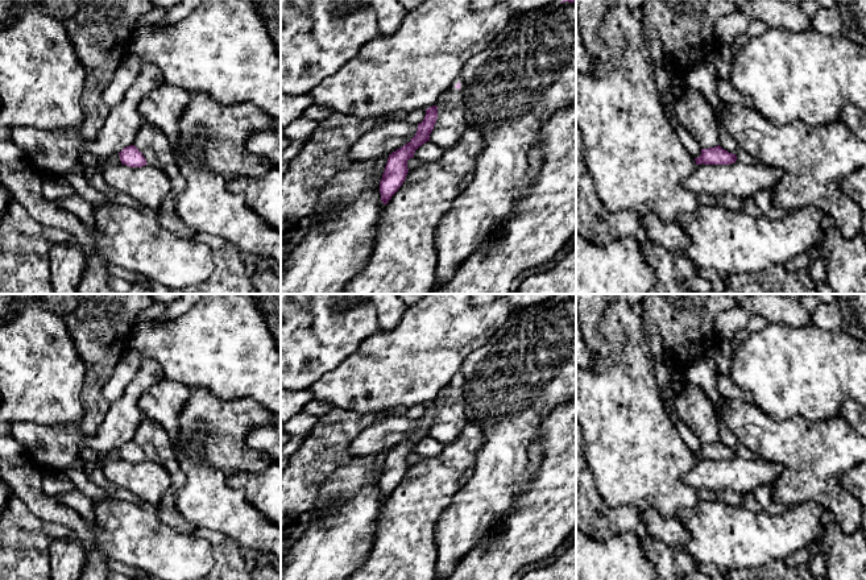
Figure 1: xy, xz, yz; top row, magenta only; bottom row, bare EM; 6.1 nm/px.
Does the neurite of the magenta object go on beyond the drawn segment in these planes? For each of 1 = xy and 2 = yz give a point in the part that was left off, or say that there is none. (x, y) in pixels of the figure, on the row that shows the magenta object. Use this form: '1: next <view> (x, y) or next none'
1: next none
2: next none

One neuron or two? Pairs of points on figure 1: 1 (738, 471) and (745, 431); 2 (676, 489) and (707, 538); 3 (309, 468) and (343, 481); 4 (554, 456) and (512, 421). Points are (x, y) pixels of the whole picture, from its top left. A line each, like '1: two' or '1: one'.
1: two
2: two
3: two
4: two

